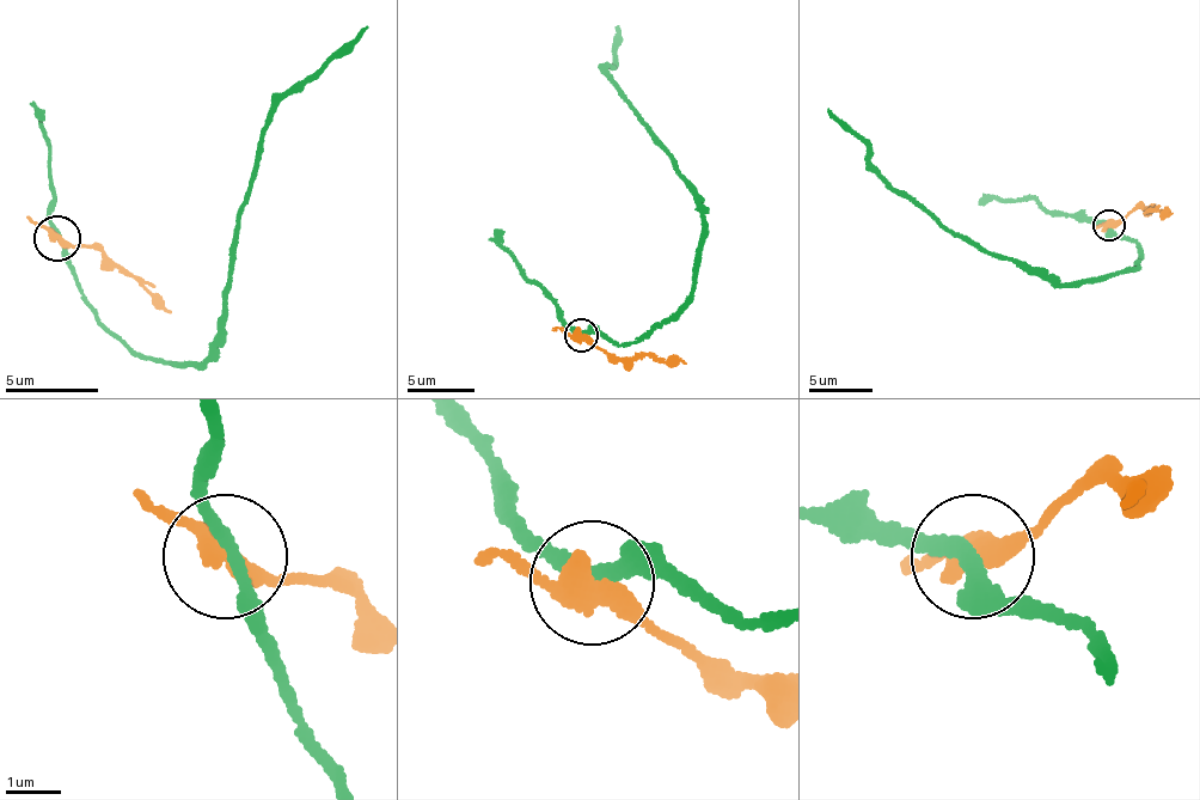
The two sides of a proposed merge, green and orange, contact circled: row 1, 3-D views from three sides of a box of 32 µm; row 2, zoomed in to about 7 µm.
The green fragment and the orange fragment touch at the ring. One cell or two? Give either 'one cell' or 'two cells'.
two cells

